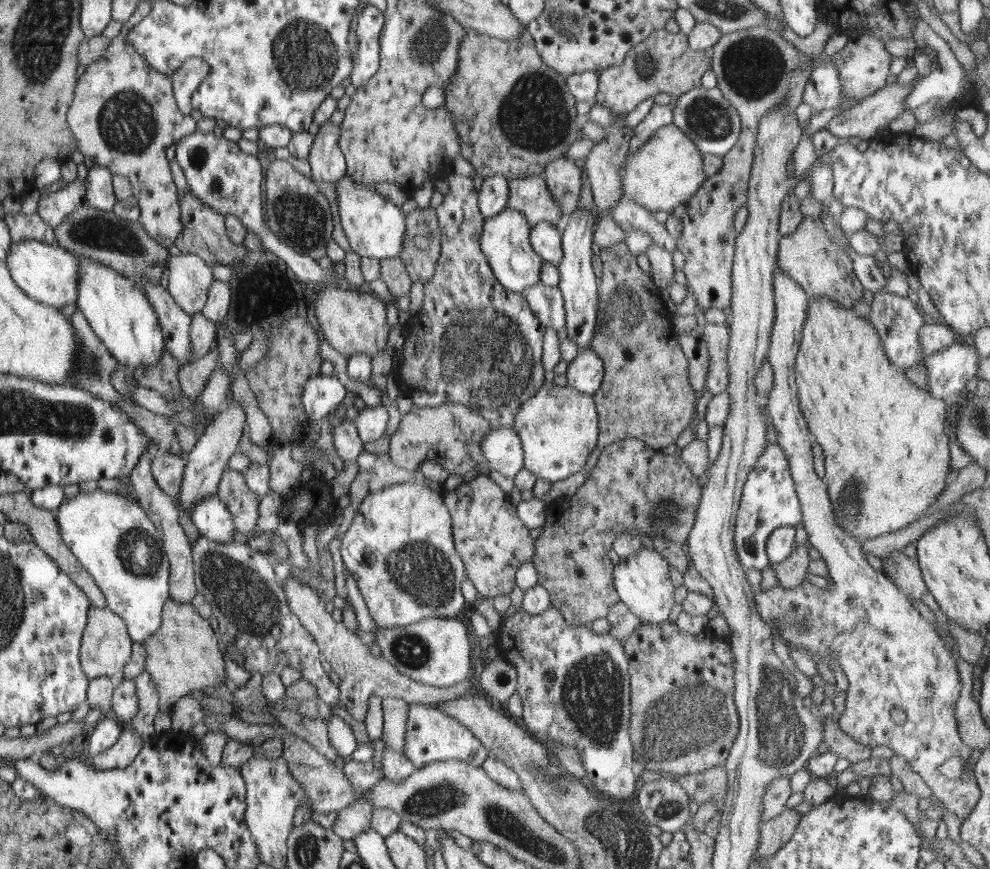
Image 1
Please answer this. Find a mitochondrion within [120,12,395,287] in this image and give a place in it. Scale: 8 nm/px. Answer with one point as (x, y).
(302, 53)

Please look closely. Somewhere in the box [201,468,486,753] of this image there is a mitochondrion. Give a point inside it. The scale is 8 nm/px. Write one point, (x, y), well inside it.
(419, 570)

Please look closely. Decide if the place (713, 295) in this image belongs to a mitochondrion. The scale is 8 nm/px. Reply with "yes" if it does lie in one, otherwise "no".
no

